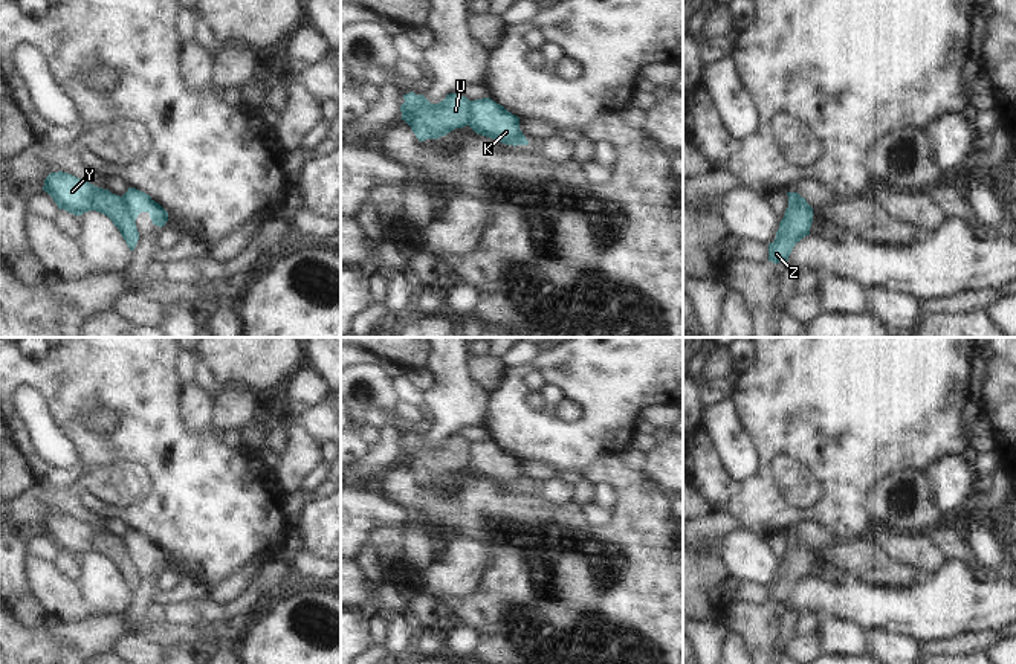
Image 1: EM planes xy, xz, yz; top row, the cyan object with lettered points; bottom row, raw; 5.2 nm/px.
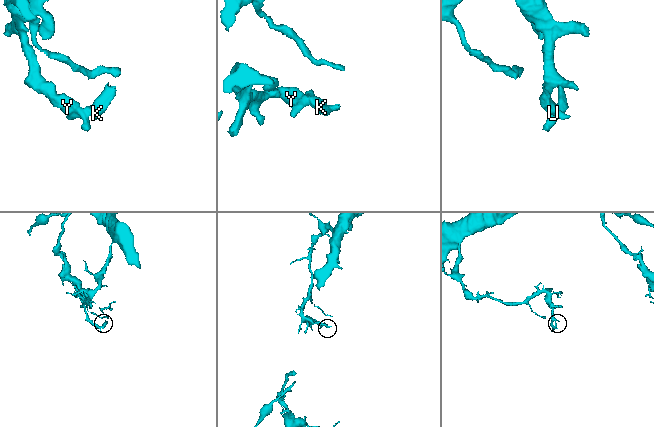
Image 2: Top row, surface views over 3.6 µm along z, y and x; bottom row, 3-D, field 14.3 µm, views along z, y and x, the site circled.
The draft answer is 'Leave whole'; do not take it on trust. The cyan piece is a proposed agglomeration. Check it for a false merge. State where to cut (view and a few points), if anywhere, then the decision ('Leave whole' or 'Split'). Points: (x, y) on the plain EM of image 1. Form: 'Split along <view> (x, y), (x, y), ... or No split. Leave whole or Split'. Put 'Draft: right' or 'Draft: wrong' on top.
Draft: wrong
Split along xy (121, 539), (133, 564). Split.

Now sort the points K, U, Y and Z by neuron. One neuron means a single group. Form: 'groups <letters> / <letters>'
groups K / U Y Z

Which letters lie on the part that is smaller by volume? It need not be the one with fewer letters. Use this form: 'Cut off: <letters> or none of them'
Cut off: K

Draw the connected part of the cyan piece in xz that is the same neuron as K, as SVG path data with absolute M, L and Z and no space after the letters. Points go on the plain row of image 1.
M490 440L471 443L469 453L469 469L477 476L506 487L529 487L529 482L519 472L519 459Z

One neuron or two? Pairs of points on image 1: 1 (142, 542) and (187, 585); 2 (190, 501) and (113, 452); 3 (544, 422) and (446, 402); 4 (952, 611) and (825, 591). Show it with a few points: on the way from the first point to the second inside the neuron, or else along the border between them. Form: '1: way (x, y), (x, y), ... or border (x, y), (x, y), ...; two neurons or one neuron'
1: way (145, 562), (148, 583), (161, 596), (167, 596); one neuron
2: way (171, 483), (141, 452), (132, 452); one neuron
3: border (488, 393), (486, 417), (478, 425); two neurons
4: way (920, 611), (894, 611), (857, 603); one neuron

